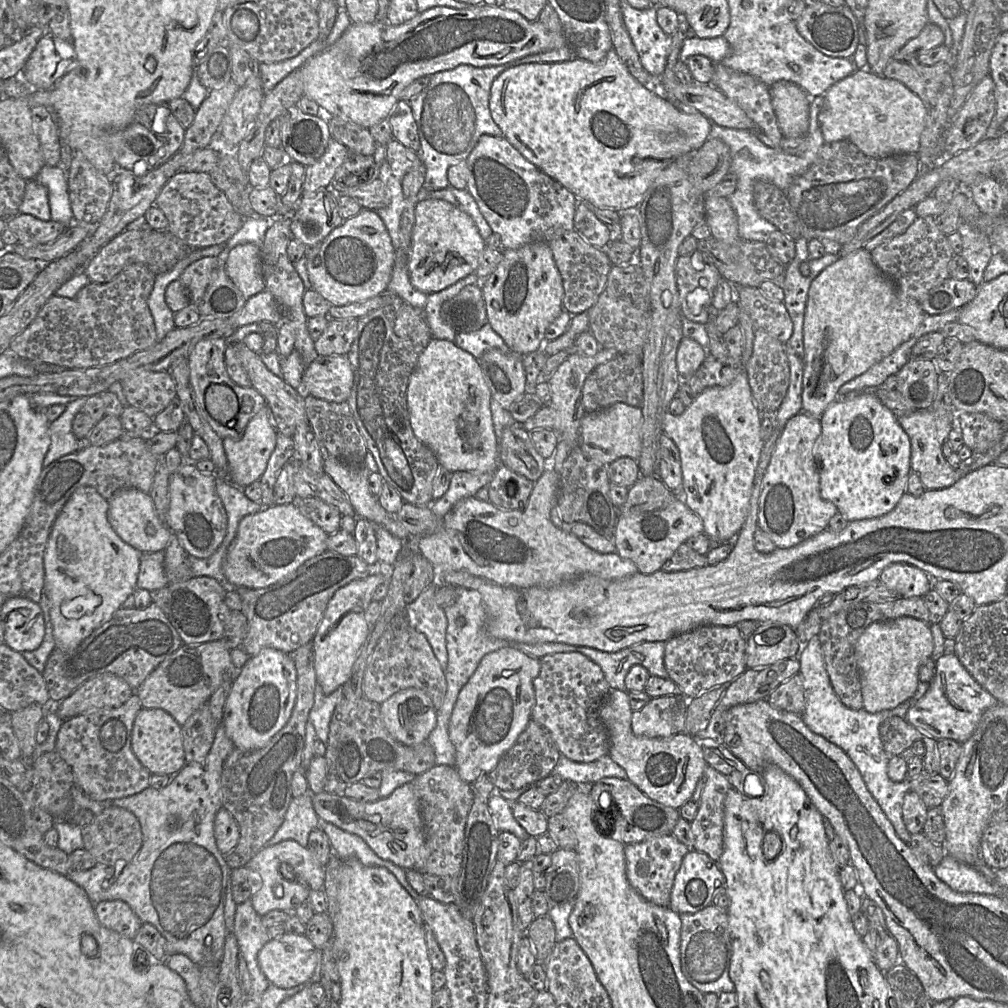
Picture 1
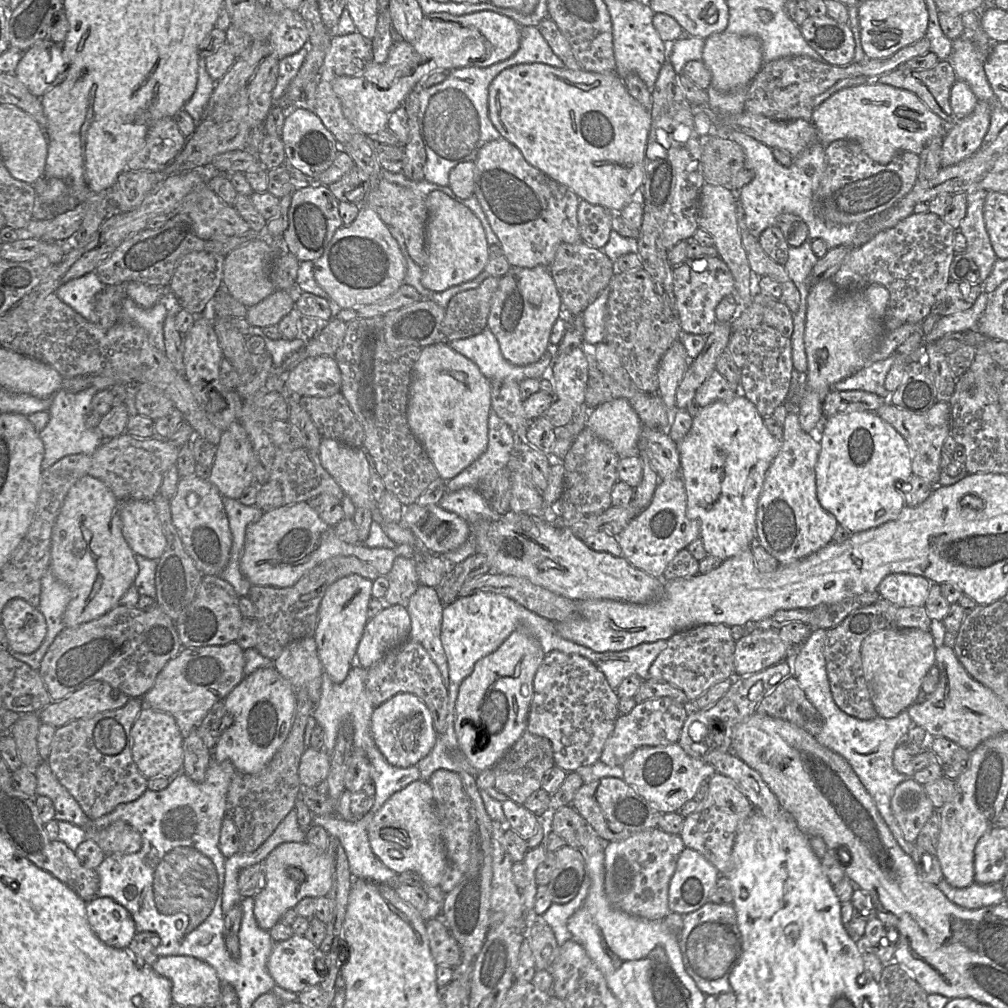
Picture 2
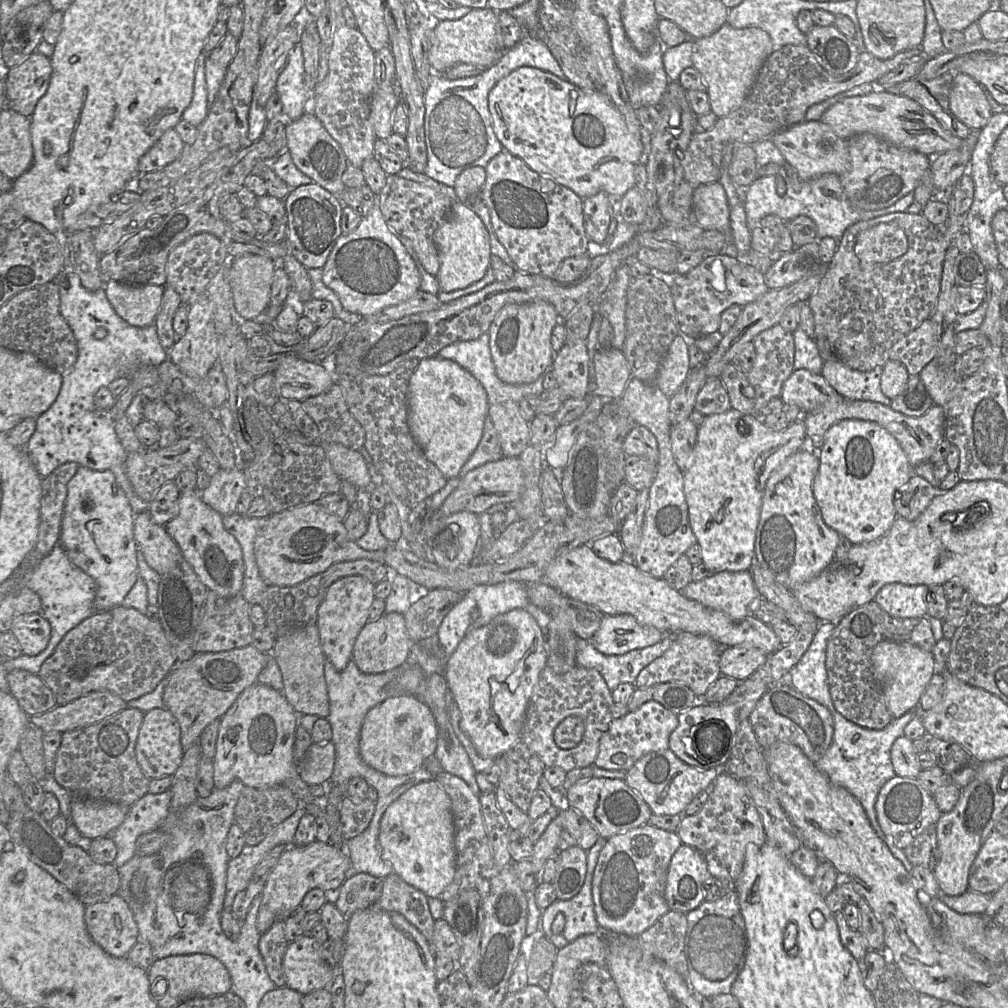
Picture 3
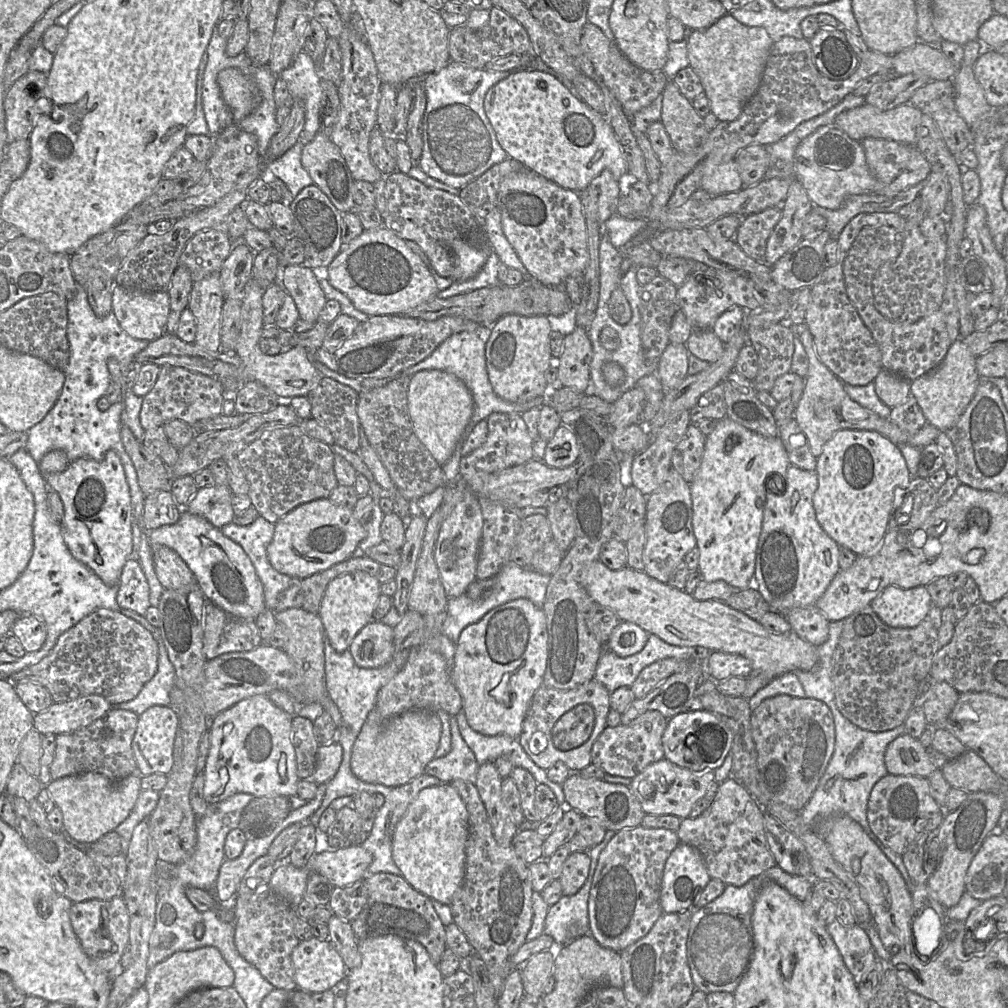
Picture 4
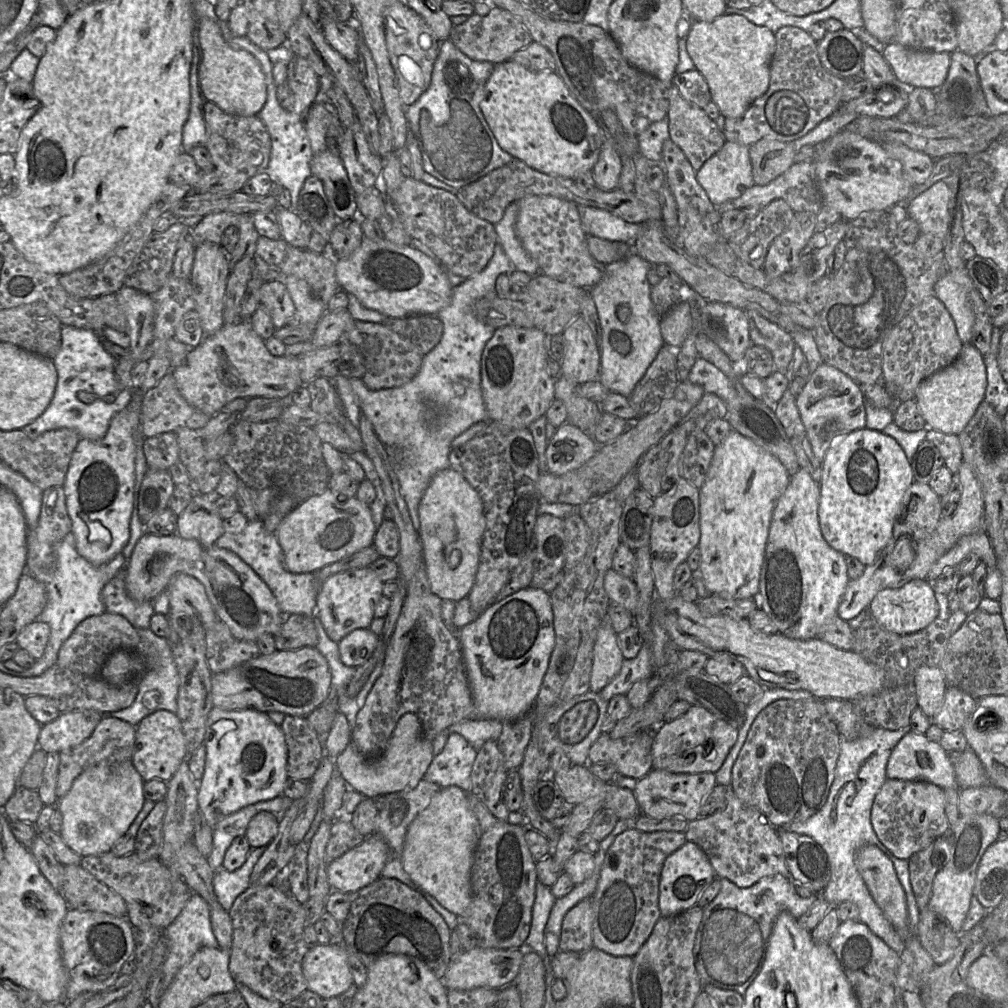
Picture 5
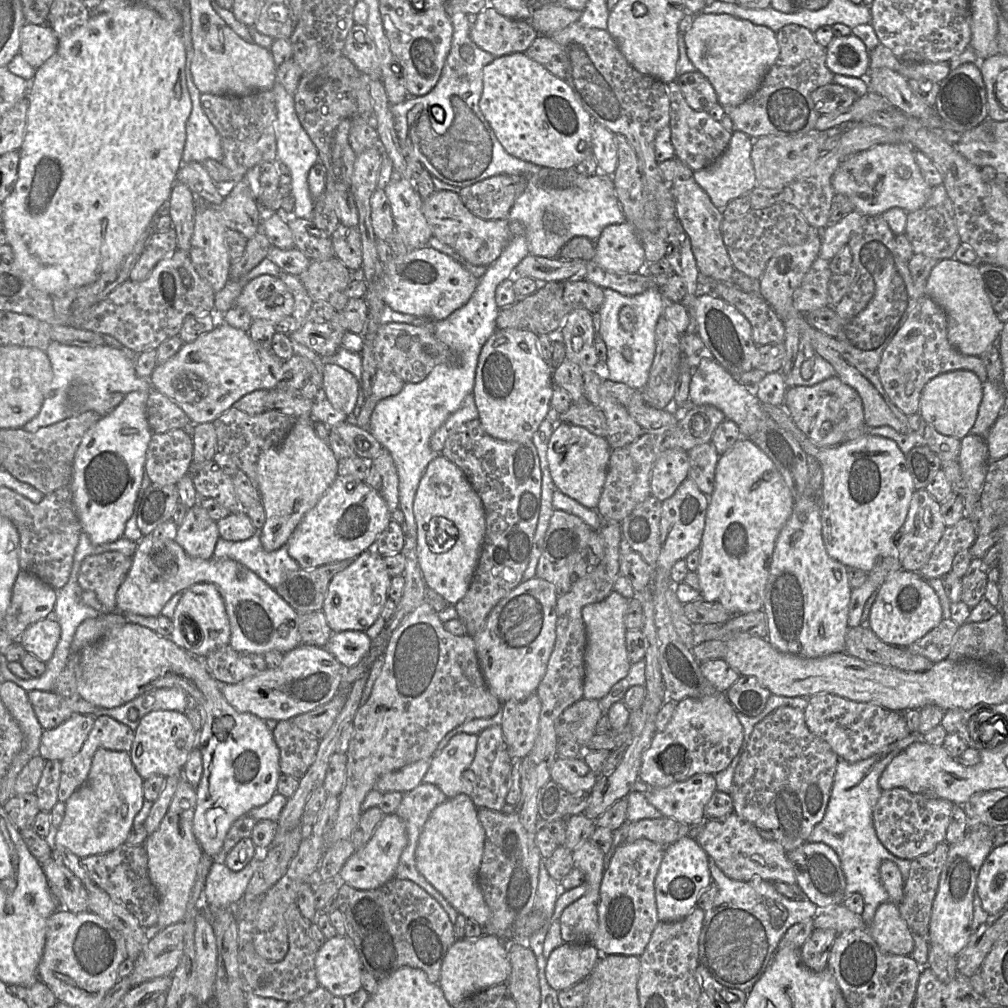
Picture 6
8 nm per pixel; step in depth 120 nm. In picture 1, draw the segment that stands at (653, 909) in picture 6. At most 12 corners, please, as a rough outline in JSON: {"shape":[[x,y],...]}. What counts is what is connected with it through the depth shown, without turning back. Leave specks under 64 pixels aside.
{"shape":[[674,835],[625,844],[626,876],[646,900],[669,907],[690,849]]}

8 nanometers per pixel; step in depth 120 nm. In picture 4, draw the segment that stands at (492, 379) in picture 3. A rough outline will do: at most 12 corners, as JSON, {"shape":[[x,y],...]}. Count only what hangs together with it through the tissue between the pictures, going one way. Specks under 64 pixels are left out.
{"shape":[[491,326],[452,334],[428,357],[403,370],[455,375],[473,398],[466,434],[493,412],[525,411],[545,395],[510,402],[488,378]]}

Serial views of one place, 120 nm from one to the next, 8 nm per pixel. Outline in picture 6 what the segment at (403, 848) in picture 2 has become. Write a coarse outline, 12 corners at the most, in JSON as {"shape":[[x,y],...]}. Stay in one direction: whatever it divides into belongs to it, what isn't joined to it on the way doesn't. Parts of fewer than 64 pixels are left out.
{"shape":[[470,796],[433,809],[416,868],[467,919],[491,911],[478,882],[485,831]]}

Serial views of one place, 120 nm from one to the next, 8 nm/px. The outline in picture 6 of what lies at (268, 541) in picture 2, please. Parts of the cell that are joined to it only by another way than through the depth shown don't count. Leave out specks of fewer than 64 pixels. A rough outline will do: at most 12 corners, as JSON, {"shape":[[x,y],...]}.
{"shape":[[337,476],[289,537],[304,570],[374,548],[391,512]]}

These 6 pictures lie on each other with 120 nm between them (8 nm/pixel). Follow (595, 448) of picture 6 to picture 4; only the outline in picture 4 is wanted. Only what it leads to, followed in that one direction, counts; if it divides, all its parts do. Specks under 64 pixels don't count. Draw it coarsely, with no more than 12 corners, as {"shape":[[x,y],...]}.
{"shape":[[562,423],[546,444],[543,461],[572,466],[579,454],[573,432]]}

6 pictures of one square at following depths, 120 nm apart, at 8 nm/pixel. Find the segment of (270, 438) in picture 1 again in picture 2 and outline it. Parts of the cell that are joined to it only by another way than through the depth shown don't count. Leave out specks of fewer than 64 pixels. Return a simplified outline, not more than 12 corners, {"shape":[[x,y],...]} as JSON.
{"shape":[[234,421],[222,432],[208,480],[239,500],[256,456]]}

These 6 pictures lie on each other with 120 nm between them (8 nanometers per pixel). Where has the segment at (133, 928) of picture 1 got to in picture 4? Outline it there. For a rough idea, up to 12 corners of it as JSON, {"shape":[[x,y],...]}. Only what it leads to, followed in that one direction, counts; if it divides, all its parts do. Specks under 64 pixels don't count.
{"shape":[[122,896],[73,903],[85,953],[118,972],[129,946]]}

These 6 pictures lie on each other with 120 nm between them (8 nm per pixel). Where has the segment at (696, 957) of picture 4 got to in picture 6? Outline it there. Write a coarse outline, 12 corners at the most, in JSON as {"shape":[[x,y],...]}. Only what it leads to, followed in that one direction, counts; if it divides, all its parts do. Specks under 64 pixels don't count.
{"shape":[[760,877],[731,879],[718,892],[698,964],[748,995],[787,930],[814,918]]}

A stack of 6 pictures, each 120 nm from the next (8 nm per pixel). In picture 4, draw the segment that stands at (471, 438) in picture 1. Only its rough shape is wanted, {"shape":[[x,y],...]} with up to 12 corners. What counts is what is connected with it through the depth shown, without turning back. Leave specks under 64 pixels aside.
{"shape":[[455,375],[411,376],[414,433],[443,465],[466,436],[473,398]]}

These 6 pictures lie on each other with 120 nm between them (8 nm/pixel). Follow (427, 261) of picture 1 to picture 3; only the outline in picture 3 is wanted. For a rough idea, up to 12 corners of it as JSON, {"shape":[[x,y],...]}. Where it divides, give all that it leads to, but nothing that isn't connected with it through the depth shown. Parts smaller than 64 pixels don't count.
{"shape":[[459,200],[433,236],[439,292],[482,279],[488,231]]}

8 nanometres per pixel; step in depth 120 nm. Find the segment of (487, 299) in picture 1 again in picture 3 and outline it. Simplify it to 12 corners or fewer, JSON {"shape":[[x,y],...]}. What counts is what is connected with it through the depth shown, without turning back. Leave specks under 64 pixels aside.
{"shape":[[504,306],[488,331],[497,377],[550,370],[555,307]]}

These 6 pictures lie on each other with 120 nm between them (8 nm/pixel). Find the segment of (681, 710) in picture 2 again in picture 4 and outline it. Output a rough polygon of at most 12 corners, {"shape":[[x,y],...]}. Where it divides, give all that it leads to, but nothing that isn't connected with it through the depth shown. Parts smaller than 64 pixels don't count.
{"shape":[[648,710],[606,726],[591,763],[634,778],[664,757],[668,719]]}

